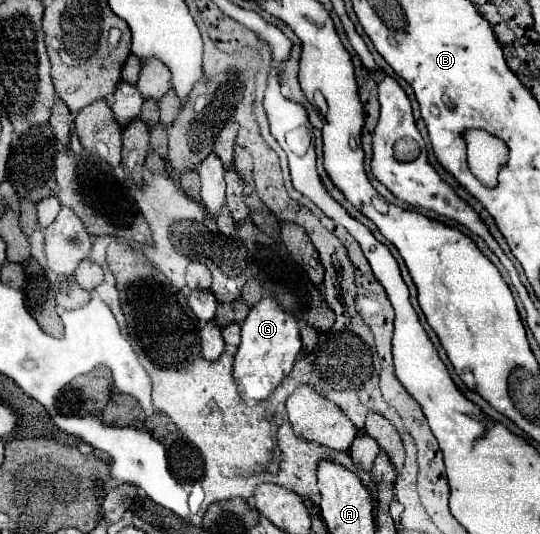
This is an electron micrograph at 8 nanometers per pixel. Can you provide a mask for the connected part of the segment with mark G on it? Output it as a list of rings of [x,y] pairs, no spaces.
[[[274,296],[260,298],[242,322],[242,342],[234,354],[234,380],[242,398],[266,400],[270,390],[274,390],[290,374],[300,350],[302,340],[296,316],[284,312]]]

